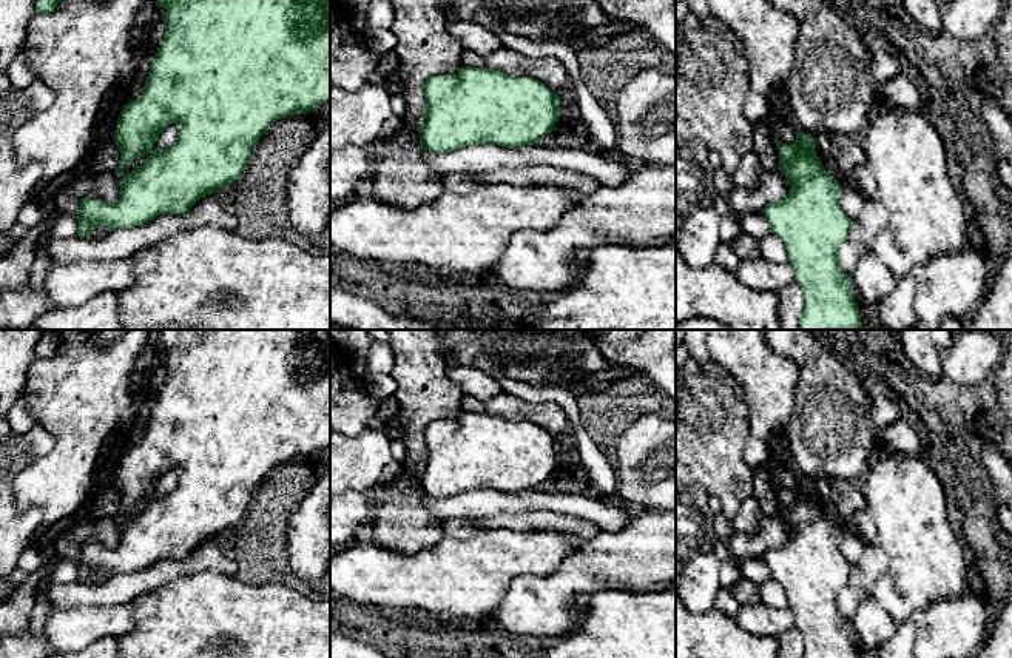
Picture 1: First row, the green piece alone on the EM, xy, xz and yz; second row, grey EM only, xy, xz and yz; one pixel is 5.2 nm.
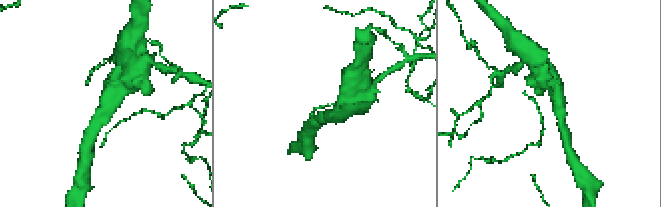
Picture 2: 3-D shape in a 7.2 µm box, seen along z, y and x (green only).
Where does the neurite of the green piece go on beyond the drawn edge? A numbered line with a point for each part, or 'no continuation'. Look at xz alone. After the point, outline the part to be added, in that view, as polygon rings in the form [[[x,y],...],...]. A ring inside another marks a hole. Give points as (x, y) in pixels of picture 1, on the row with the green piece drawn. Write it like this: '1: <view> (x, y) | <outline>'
no continuation

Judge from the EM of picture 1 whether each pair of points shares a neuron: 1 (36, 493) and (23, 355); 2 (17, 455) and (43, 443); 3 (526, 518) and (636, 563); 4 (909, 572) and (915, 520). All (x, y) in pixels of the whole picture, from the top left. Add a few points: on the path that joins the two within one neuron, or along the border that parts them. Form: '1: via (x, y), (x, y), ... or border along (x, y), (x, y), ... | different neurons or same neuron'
1: border along (34, 358), (23, 393) | different neurons
2: via (23, 449), (37, 443) | same neuron
3: border along (602, 530), (582, 543) | different neurons
4: via (915, 560), (915, 532) | same neuron

